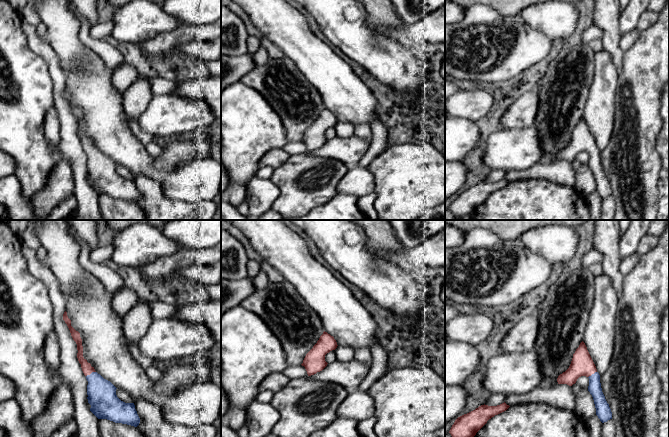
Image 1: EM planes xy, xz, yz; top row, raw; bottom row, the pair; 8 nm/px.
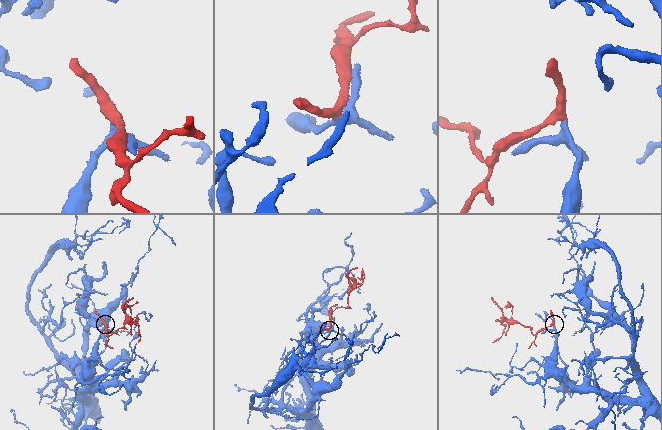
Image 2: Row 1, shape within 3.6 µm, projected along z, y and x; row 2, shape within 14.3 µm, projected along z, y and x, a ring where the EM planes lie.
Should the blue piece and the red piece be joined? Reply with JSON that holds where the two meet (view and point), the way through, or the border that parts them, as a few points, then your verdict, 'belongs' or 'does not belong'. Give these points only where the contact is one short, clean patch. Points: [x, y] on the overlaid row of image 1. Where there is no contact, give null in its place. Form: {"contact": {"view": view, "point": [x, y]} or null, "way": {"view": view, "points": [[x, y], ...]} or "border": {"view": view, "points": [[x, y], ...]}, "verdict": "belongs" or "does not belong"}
{"contact": {"view": "xy", "point": [91, 373]}, "way": {"view": "xy", "points": [[102, 397], [91, 373], [87, 369]]}, "verdict": "belongs"}

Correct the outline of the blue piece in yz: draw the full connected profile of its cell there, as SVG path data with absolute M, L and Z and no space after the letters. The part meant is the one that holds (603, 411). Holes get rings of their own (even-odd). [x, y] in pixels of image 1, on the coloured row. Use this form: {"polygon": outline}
{"polygon": "M583 341L573 354L569 368L558 376L557 382L572 386L581 376L589 378L588 391L593 397L596 415L600 421L604 423L612 419L611 409L602 392L600 375Z"}

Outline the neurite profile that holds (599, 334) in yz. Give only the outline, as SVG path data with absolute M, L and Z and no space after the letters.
M602 273L595 277L595 293L588 315L583 342L601 376L613 356L615 317L619 297L610 279Z

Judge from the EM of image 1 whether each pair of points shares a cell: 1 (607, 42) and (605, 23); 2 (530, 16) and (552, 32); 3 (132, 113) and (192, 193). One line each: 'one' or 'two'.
1: one
2: one
3: two

